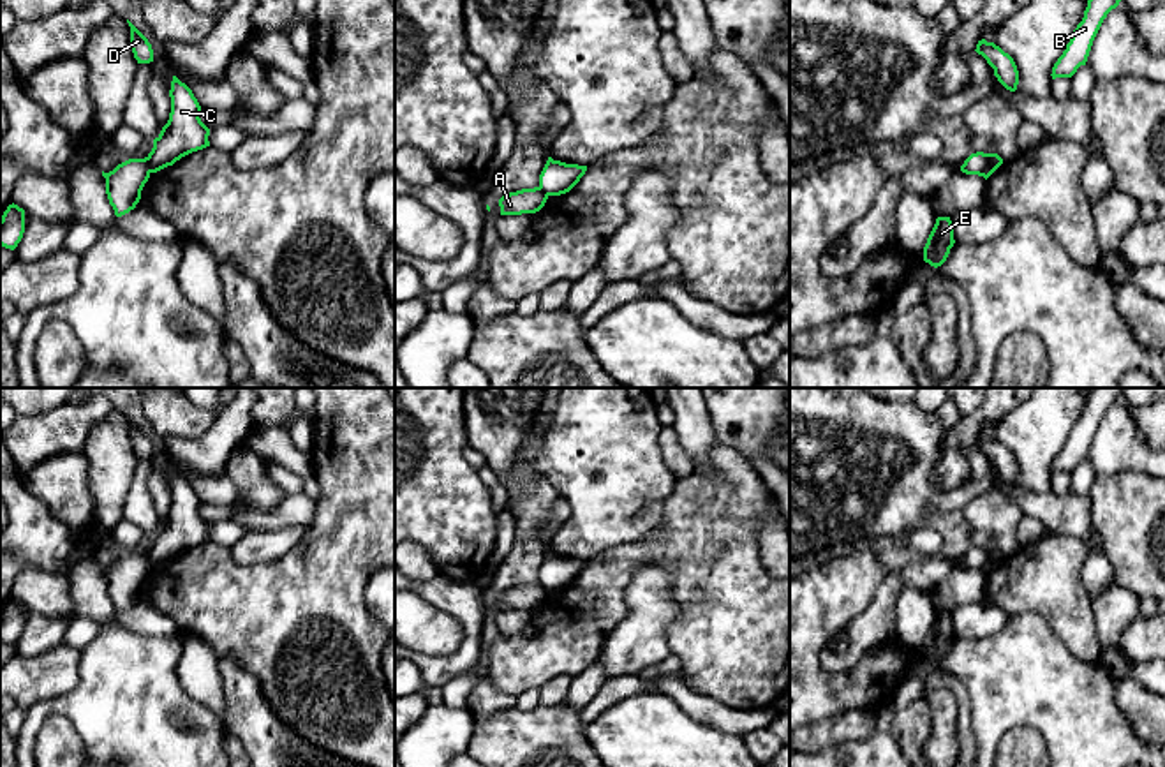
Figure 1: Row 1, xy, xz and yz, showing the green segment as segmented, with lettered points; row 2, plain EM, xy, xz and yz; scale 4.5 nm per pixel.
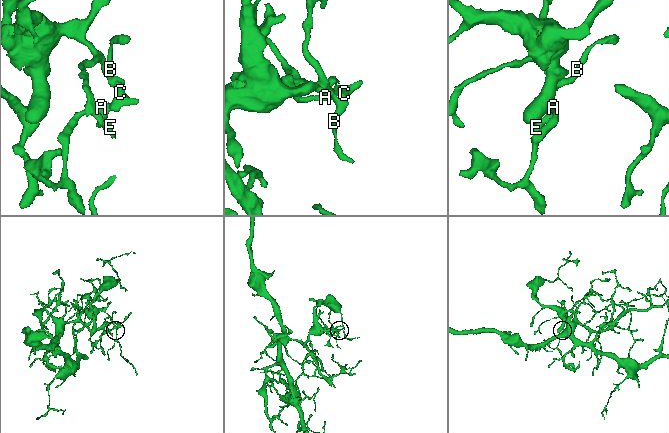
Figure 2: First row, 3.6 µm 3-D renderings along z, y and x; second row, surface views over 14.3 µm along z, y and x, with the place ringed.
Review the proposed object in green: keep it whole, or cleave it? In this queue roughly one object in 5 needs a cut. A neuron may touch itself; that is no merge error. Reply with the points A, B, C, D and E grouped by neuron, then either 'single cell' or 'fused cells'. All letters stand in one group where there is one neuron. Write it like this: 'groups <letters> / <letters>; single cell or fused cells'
groups A E / B C D; fused cells

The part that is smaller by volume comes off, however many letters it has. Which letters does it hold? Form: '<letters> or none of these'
A, E

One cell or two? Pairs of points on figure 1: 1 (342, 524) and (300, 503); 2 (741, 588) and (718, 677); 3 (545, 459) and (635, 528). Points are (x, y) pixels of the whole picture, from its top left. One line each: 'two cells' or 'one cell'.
1: two cells
2: one cell
3: one cell

